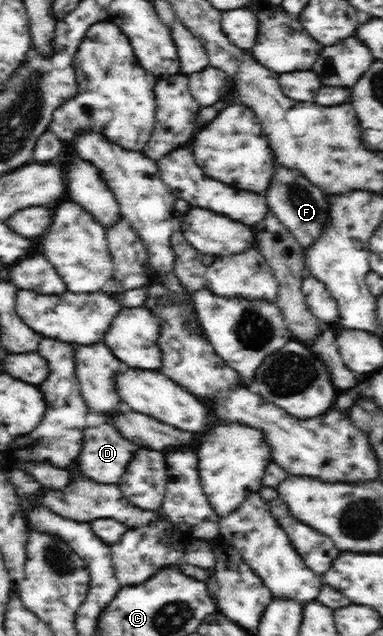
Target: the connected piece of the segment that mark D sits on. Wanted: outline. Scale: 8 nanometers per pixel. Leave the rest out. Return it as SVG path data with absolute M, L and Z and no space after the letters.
M108 422L100 426L86 428L82 450L76 463L82 466L82 475L102 484L116 484L126 472L128 462L138 450L136 443L124 440Z

